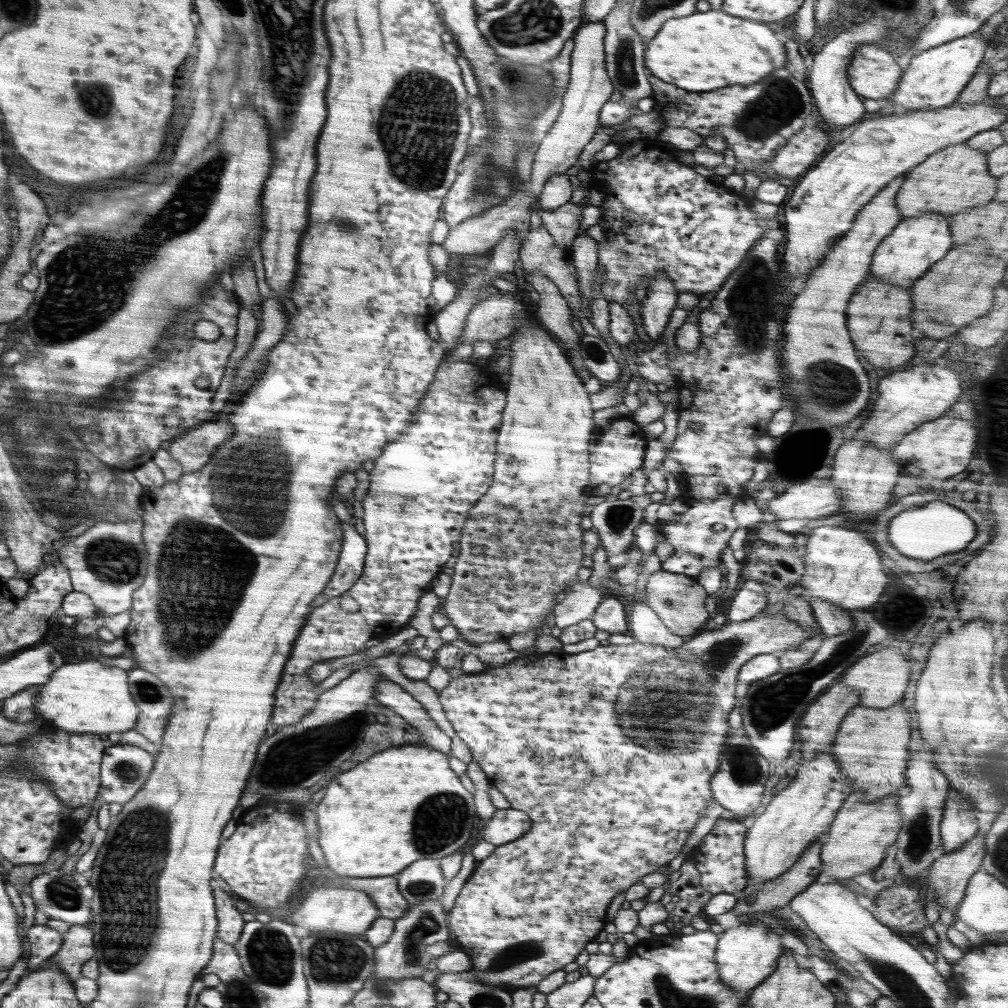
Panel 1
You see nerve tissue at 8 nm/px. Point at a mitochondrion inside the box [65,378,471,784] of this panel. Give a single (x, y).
(184, 578)

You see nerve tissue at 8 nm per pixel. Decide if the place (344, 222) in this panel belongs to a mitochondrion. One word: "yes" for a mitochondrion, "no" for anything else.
yes

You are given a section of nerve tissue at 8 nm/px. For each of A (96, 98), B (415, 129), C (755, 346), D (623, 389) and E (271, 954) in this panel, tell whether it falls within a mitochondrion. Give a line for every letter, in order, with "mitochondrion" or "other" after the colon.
A: mitochondrion
B: mitochondrion
C: mitochondrion
D: other
E: mitochondrion

